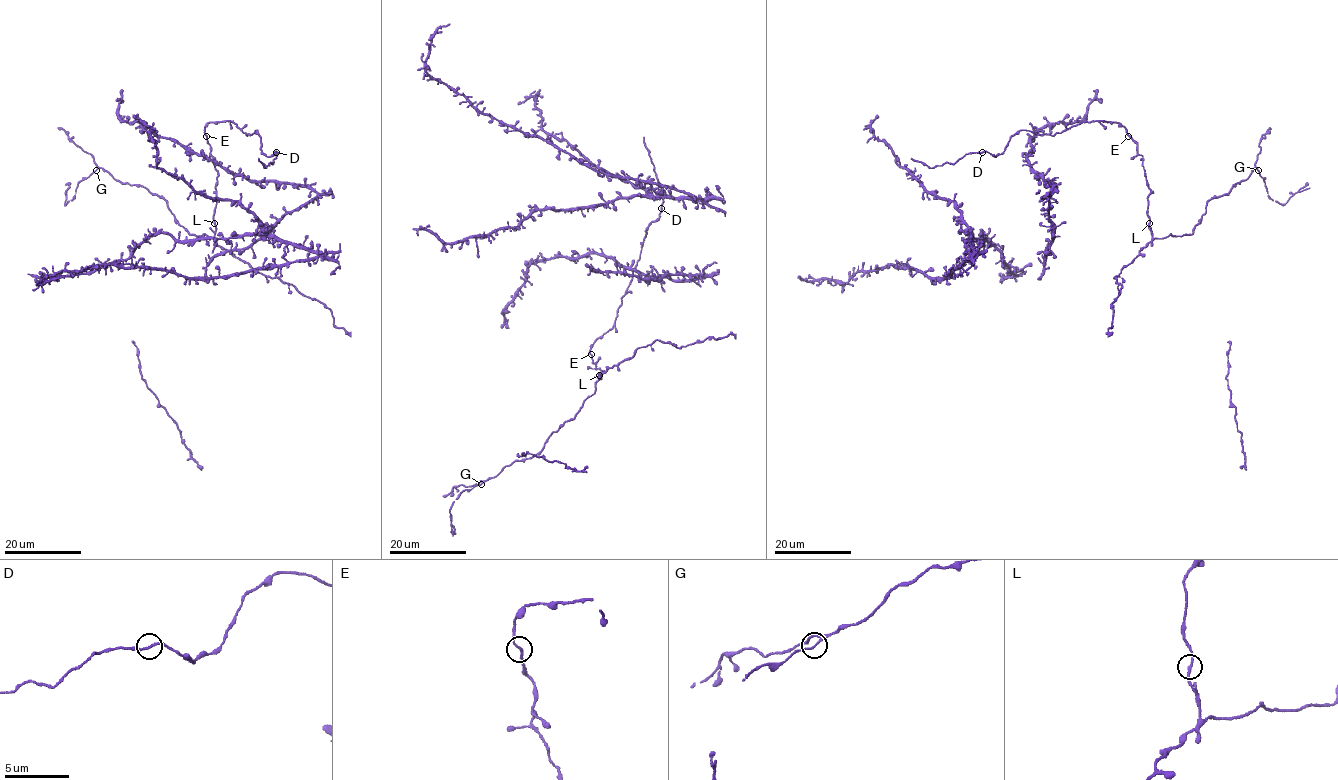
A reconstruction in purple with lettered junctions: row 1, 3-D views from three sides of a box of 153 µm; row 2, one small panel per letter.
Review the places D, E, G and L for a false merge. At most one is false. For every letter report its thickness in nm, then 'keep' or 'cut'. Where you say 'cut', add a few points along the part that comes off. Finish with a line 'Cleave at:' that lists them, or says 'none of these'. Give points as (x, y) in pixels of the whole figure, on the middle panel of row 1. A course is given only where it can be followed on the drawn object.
D: 170 nm | keep
E: 170 nm | keep
G: 140 nm | keep
L: 150 nm | keep
Cleave at: none of these

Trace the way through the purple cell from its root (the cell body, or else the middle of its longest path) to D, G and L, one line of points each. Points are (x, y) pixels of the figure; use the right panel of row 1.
D: (959, 159), (982, 152)
G: (959, 159), (999, 155), (1021, 130), (1116, 122), (1142, 157), (1153, 238), (1191, 234), (1209, 200), (1257, 170)
L: (959, 159), (999, 155), (1021, 130), (1054, 136), (1083, 122), (1116, 122), (1142, 157), (1149, 223)

